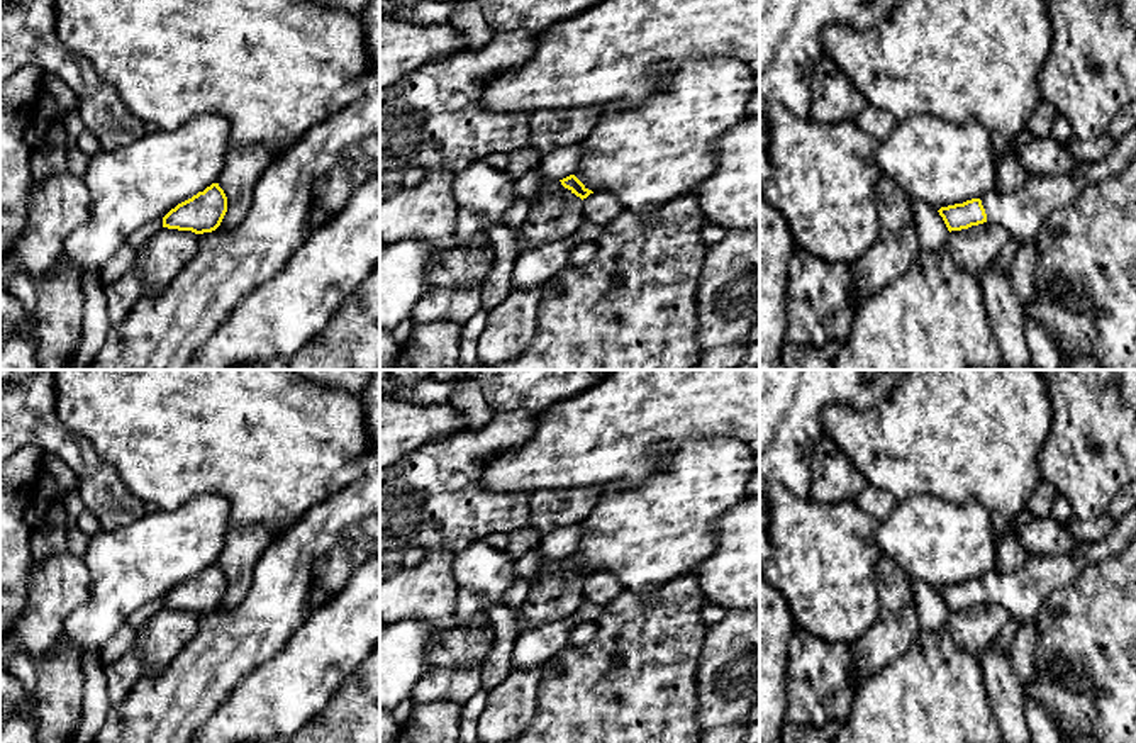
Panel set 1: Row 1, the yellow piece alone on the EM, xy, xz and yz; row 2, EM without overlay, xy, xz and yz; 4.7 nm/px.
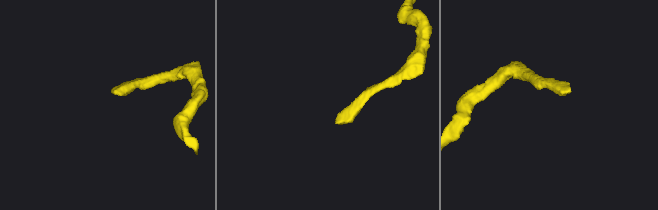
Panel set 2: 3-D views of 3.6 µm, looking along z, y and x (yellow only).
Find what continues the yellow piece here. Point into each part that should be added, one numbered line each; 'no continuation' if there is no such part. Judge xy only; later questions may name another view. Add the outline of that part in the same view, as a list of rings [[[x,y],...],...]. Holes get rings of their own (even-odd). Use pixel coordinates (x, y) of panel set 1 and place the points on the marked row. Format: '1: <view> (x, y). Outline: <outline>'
no continuation

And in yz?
1: yz (1023, 212). Outline: [[[1136,127],[1116,141],[1104,158],[1065,175],[1027,175],[1016,192],[982,197],[988,224],[1002,226],[1019,246],[1036,246],[1039,231],[1055,210],[1072,205],[1089,187],[1126,170],[1136,158]]]

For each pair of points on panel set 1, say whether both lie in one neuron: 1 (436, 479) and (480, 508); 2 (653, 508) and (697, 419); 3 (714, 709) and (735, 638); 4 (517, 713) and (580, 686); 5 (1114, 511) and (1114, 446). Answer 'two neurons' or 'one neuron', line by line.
1: one neuron
2: two neurons
3: one neuron
4: two neurons
5: two neurons

